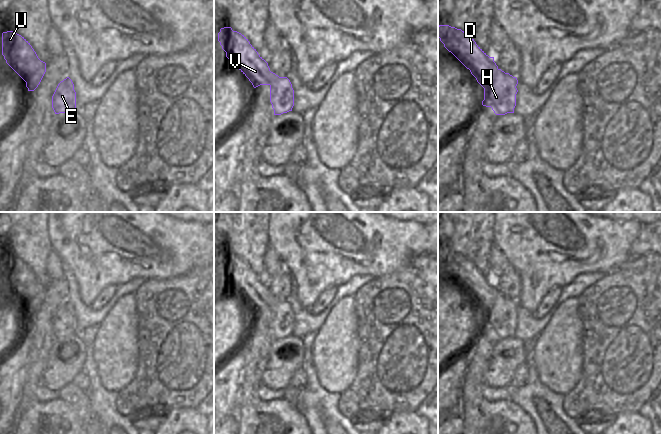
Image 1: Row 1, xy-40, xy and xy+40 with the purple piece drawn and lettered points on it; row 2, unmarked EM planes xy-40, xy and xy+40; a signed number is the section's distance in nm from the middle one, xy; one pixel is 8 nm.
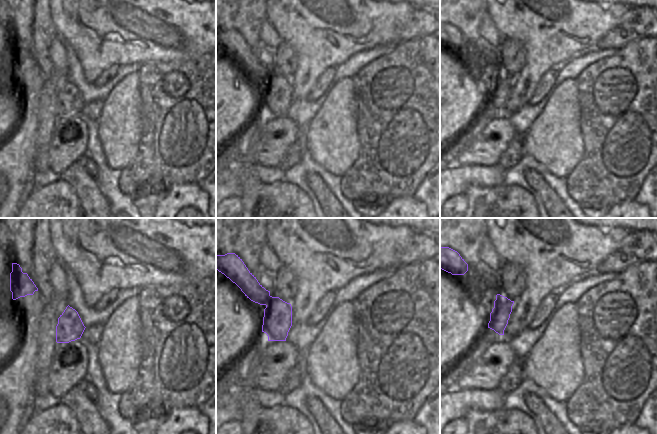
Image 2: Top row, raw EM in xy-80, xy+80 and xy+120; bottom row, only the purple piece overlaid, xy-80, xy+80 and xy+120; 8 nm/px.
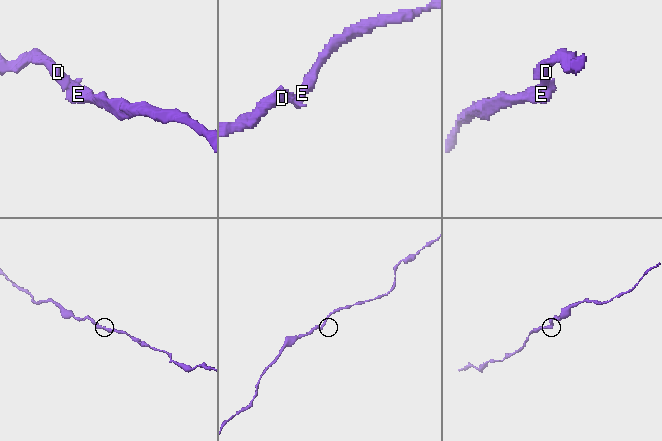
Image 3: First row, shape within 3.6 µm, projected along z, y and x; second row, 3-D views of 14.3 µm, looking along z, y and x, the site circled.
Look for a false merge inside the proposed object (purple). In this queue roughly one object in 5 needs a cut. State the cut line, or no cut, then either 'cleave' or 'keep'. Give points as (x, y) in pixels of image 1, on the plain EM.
no cut | keep

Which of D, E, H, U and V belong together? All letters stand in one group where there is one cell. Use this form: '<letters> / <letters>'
D E H U V

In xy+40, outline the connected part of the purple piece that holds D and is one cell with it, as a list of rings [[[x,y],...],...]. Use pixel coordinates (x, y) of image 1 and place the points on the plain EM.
[[[439,249],[438,261],[444,271],[470,294],[484,312],[482,329],[491,331],[496,339],[514,337],[518,316],[517,302],[499,293],[494,281],[489,281],[474,263],[461,253]]]

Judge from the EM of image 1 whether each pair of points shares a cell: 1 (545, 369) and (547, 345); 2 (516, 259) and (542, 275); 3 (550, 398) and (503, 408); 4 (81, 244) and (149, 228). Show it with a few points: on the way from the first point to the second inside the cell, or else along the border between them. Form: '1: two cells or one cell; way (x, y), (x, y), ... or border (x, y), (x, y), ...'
1: one cell; way (546, 363), (546, 351)
2: one cell; way (522, 259), (526, 259), (536, 269)
3: two cells; border (495, 400), (511, 400), (529, 416), (533, 423)
4: one cell; way (98, 235), (134, 235)

